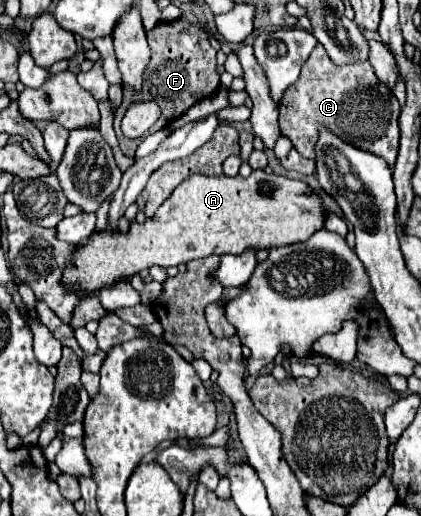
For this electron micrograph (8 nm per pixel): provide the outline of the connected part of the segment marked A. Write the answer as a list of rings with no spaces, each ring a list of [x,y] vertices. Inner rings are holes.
[[[265,170],[251,172],[249,178],[191,176],[173,190],[153,218],[141,224],[133,220],[127,234],[107,230],[91,234],[69,258],[61,284],[65,290],[75,292],[77,298],[85,298],[151,266],[171,268],[209,254],[241,254],[247,246],[267,250],[307,240],[323,228],[323,218],[321,198],[301,180],[289,180]]]

